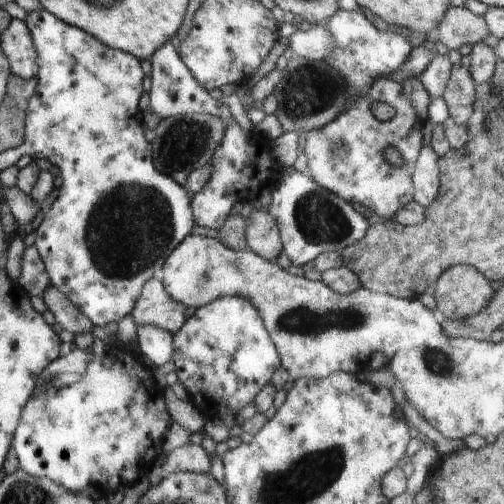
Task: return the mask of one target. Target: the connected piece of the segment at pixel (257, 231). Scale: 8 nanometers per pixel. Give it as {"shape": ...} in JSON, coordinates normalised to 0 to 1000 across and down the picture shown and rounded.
{"shape":[[[516,415],[490,435],[486,472],[492,494],[546,522],[563,496],[552,440],[532,417]]]}

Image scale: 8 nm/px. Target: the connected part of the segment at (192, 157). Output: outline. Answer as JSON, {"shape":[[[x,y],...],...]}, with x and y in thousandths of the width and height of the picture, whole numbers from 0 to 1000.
{"shape":[[[371,224],[325,232],[306,256],[302,278],[306,333],[313,341],[337,345],[337,353],[349,365],[373,377],[373,349],[421,317],[429,294],[440,286],[440,274],[444,274],[444,238],[429,230]]]}

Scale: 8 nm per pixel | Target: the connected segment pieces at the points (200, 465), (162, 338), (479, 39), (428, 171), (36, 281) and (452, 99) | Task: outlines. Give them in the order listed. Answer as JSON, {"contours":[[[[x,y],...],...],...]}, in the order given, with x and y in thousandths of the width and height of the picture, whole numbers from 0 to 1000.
{"contours":[[[[375,881],[341,893],[321,929],[325,942],[351,935],[409,940],[417,938],[419,933],[419,907],[399,885]]],[[[272,647],[272,694],[304,728],[337,728],[343,702],[343,663],[310,647]]],[[[893,12],[885,24],[885,40],[873,44],[863,58],[861,75],[889,99],[911,99],[917,91],[974,81],[968,52],[956,32],[925,20]]],[[[841,290],[821,329],[821,397],[849,413],[871,381],[871,312],[853,290]]],[[[67,486],[56,488],[50,494],[36,562],[46,573],[56,575],[63,589],[83,587],[87,575],[101,565],[83,512],[77,508]]],[[[899,131],[879,185],[891,232],[909,248],[927,248],[942,202],[942,167],[921,131]]]]}

